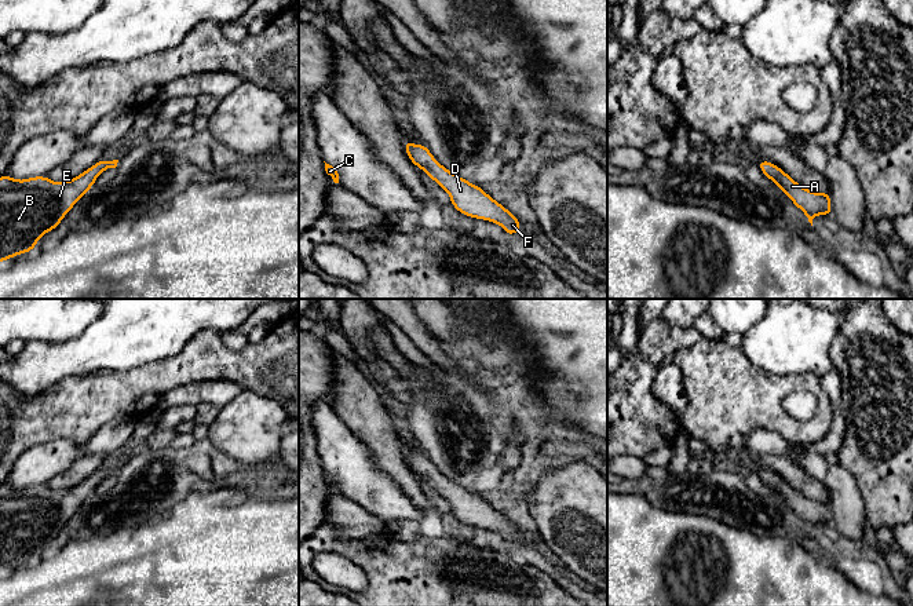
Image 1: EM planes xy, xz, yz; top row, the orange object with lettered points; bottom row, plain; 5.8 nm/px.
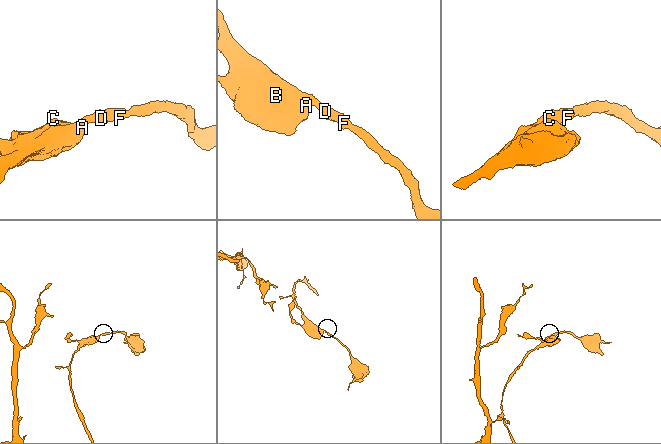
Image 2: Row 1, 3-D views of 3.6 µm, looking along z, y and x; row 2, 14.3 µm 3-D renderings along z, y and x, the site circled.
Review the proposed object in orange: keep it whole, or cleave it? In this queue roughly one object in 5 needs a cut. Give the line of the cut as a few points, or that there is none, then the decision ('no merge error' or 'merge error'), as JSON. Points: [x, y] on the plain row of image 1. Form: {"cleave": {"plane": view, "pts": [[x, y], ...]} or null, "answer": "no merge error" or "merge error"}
{"cleave": null, "answer": "no merge error"}

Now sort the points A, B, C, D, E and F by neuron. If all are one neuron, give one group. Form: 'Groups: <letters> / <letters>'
Groups: A B C D E F

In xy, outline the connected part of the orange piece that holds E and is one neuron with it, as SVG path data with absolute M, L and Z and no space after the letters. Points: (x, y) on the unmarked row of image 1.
M99 468L72 489L52 490L47 485L18 489L0 485L0 570L34 558L36 551L58 536L74 512L118 468Z

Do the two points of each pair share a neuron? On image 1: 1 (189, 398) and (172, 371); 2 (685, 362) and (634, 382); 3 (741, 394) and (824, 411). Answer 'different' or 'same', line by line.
1: different
2: different
3: same

